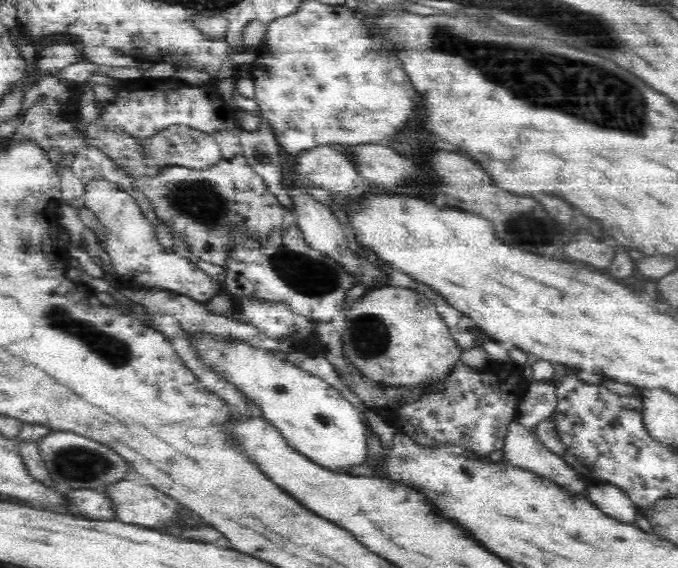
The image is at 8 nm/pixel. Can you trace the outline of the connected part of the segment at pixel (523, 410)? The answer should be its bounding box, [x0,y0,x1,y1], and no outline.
[516,379,557,429]

